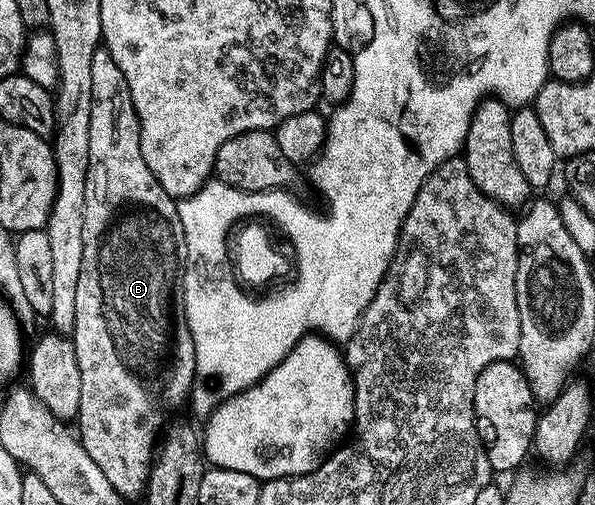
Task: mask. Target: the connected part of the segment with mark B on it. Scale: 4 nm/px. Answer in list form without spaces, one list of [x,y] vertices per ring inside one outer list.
[[[102,46],[93,54],[93,118],[89,118],[89,168],[88,178],[85,182],[84,234],[85,255],[81,261],[81,279],[77,282],[77,318],[73,333],[77,365],[80,366],[81,372],[77,437],[85,450],[89,452],[89,458],[93,458],[93,462],[97,462],[97,466],[101,466],[105,478],[109,478],[111,484],[143,486],[147,483],[147,475],[151,473],[153,453],[157,447],[157,441],[164,431],[165,421],[168,419],[166,416],[174,408],[188,403],[195,380],[195,347],[193,338],[189,334],[189,326],[181,299],[181,273],[185,267],[187,247],[176,197],[165,194],[165,190],[161,190],[161,182],[157,182],[157,178],[153,178],[153,170],[149,170],[149,166],[145,166],[145,158],[141,154],[139,119],[137,110],[133,106],[133,98],[129,94],[129,82],[125,82],[125,74],[121,74],[117,62],[113,62],[113,54],[109,54],[109,50]]]

